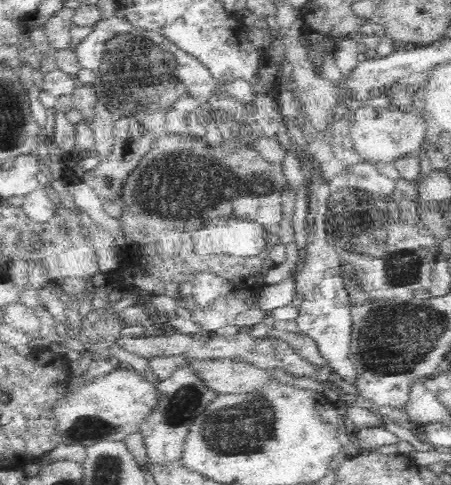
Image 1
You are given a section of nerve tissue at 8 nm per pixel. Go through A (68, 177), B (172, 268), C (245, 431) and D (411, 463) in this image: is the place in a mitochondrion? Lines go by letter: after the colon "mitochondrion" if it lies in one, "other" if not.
A: other
B: other
C: mitochondrion
D: other

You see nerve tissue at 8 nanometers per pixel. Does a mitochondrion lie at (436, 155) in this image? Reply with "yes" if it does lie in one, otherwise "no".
no

